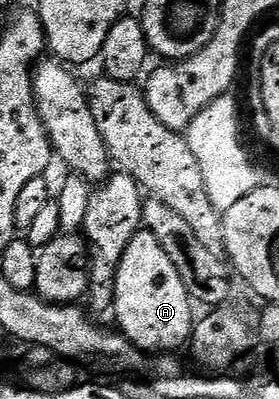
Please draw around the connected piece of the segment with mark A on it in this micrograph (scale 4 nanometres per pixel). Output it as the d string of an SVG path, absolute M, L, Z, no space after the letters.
M141 229L130 241L130 245L126 245L126 253L122 253L122 261L118 265L114 300L117 323L115 326L133 345L145 353L172 353L175 352L175 347L180 347L183 343L185 346L192 338L194 326L192 307L194 308L194 300L188 294L182 277L178 277L178 269L174 269L174 261L166 257L166 249L162 249L154 233Z

